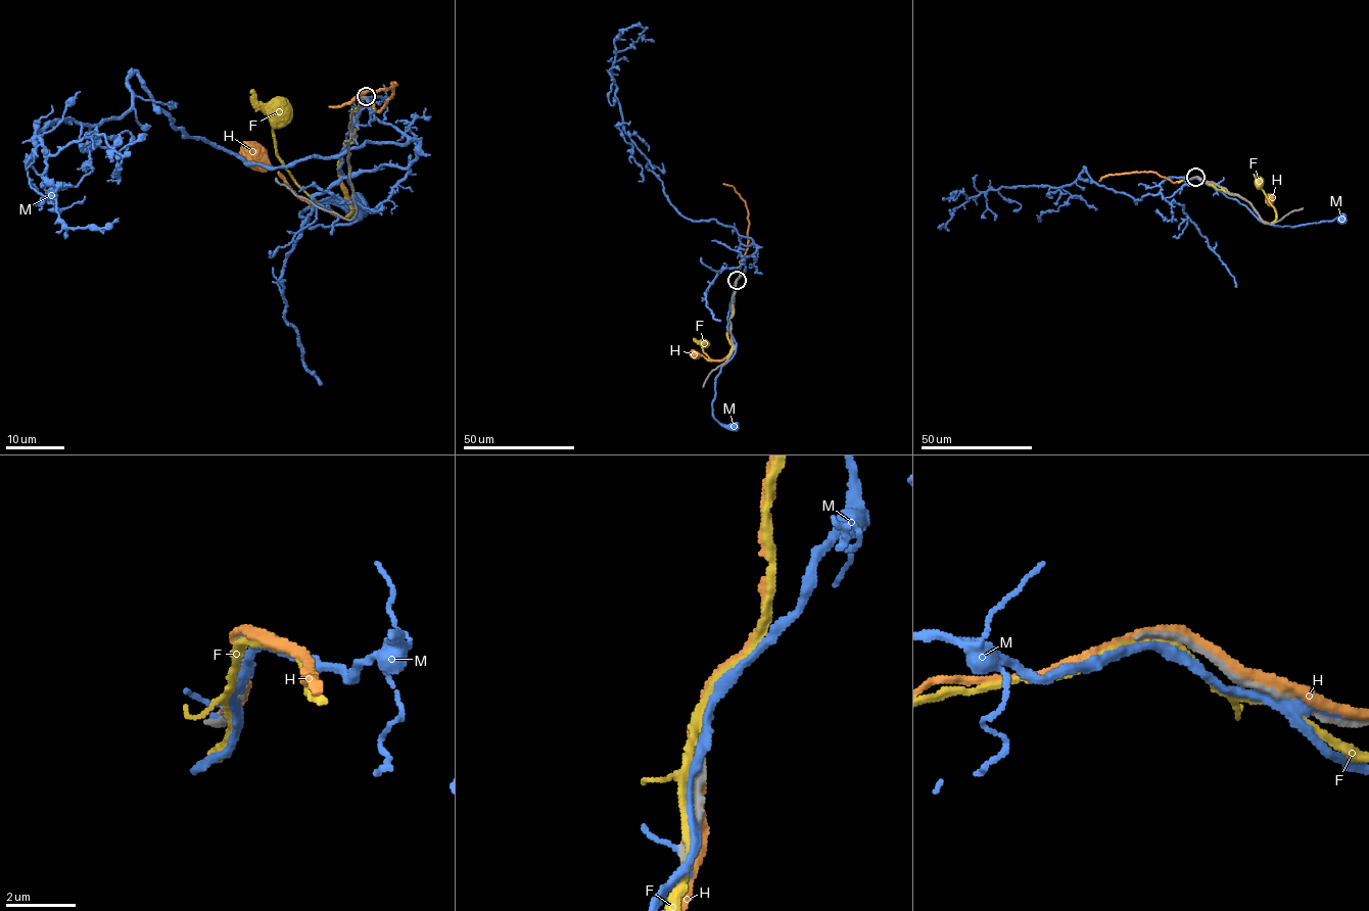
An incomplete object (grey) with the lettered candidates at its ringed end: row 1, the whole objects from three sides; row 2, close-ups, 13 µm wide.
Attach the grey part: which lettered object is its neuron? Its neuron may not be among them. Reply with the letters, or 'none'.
none

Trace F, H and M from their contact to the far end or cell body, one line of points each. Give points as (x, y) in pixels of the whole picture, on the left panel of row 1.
F: (363, 97), (356, 139), (345, 144), (338, 175), (351, 208), (346, 218), (301, 188), (276, 152), (275, 108)
H: (362, 98), (352, 113), (353, 139), (342, 152), (348, 216), (309, 204), (249, 154)
M: (363, 98), (339, 154), (339, 172), (362, 218), (312, 228), (299, 214), (325, 202), (357, 206)

